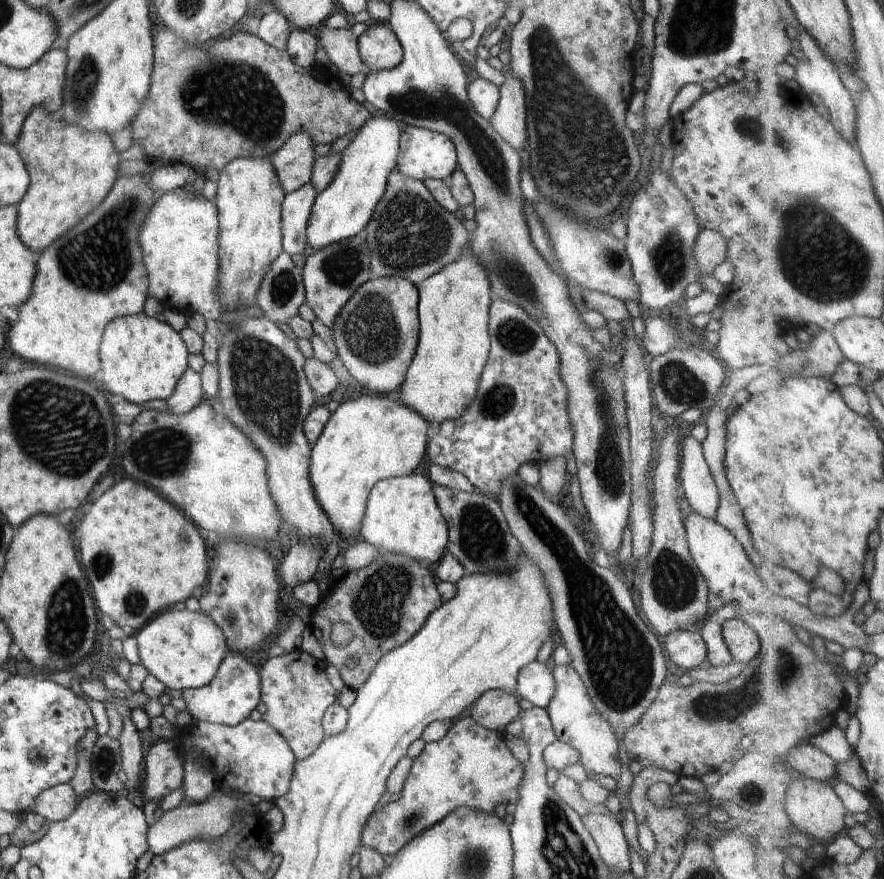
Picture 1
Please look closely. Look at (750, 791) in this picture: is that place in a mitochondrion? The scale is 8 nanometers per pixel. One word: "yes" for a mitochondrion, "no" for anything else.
yes

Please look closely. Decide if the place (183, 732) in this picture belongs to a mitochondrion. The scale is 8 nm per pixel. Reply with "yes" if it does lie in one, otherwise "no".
no

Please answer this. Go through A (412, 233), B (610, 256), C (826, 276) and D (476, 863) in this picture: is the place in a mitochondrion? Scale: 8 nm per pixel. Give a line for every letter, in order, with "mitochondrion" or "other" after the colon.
A: mitochondrion
B: mitochondrion
C: mitochondrion
D: mitochondrion

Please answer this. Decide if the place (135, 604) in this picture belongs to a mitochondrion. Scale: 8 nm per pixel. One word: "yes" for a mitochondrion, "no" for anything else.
yes

